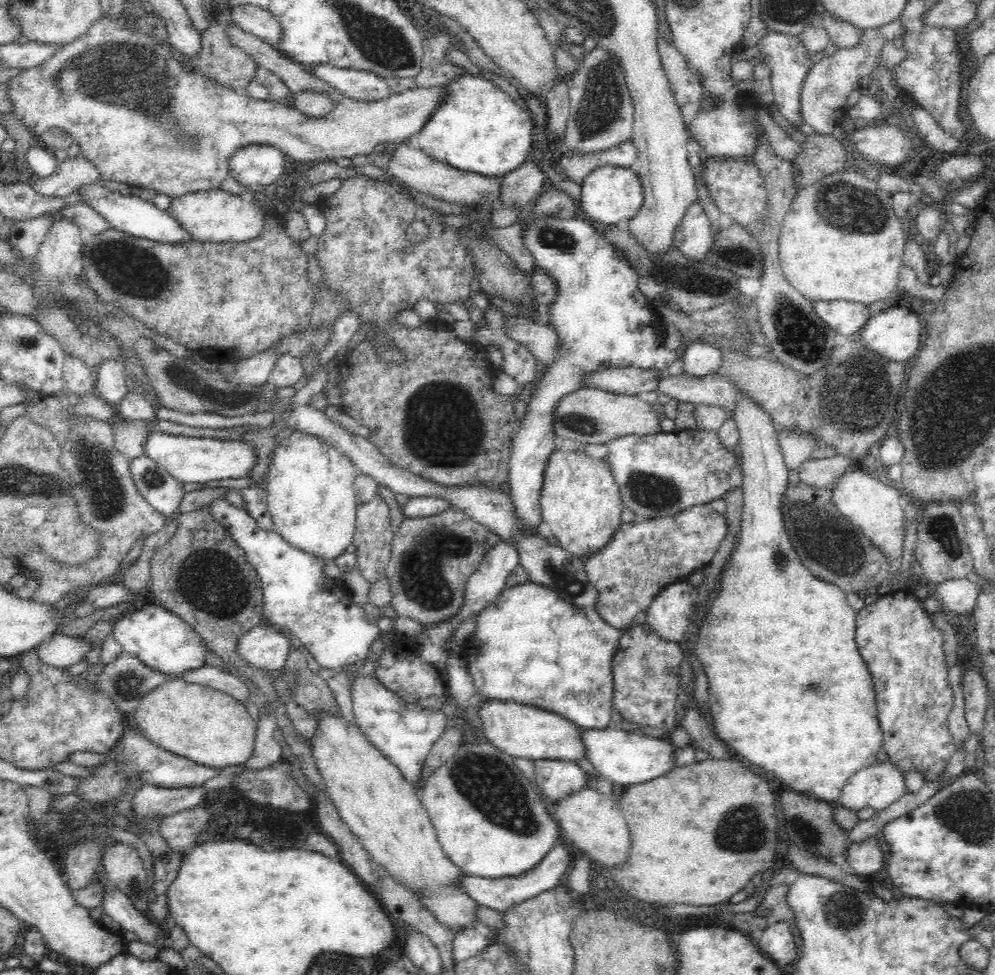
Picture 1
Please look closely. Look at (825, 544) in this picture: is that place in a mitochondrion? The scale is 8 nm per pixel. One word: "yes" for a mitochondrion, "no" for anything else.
yes

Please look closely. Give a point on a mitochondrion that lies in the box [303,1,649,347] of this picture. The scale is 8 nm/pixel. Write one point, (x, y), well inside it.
(601, 106)

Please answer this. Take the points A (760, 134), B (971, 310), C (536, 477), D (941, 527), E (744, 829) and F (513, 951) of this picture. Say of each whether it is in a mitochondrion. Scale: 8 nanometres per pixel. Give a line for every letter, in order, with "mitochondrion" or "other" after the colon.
A: other
B: other
C: other
D: mitochondrion
E: mitochondrion
F: mitochondrion

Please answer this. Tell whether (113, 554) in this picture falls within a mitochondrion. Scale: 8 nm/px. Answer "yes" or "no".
no

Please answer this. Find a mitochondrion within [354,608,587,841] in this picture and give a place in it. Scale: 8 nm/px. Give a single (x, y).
(485, 781)

